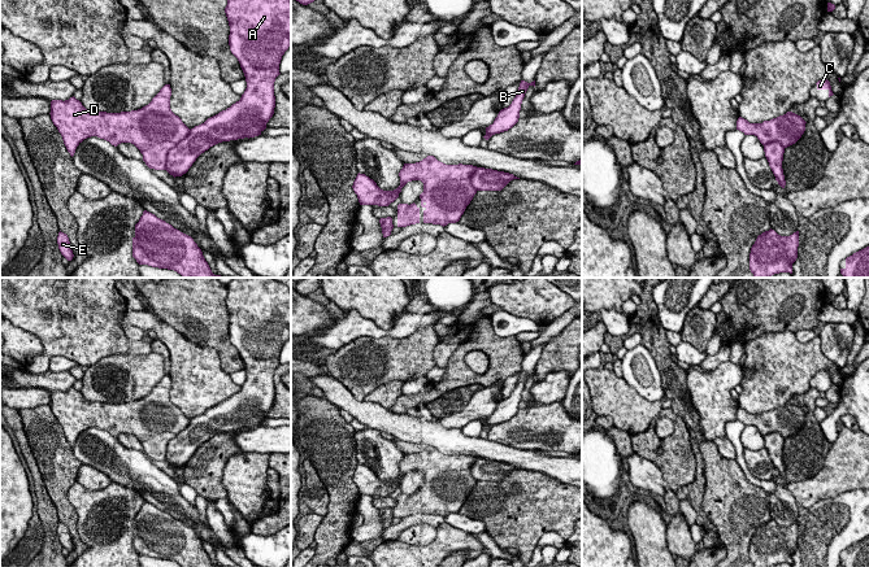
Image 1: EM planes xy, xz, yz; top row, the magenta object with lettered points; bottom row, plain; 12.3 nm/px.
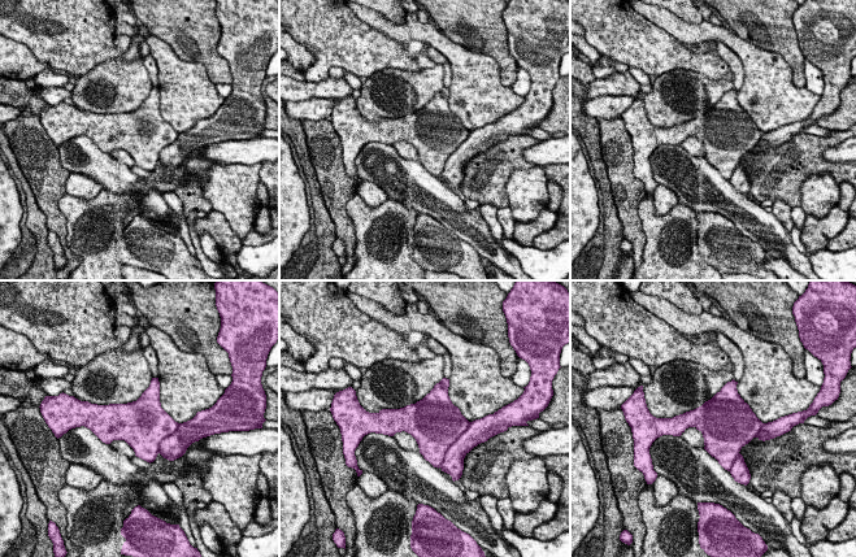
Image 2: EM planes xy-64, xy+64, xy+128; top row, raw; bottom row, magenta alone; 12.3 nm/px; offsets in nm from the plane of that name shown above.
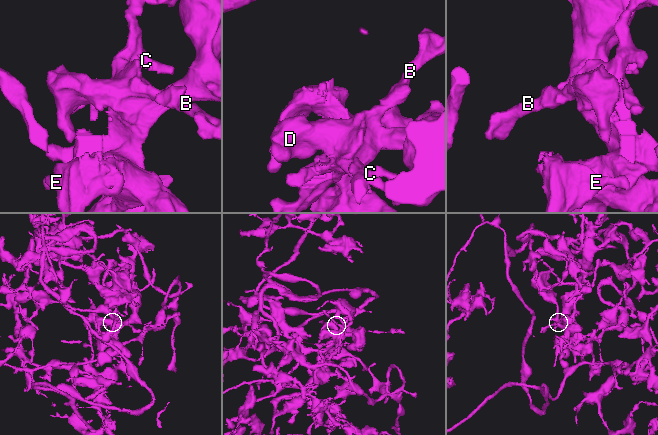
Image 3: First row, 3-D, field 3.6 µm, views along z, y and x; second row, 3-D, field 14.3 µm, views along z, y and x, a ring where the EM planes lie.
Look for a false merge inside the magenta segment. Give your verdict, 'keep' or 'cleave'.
cleave

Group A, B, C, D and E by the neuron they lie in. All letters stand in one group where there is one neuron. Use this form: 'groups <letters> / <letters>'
groups A E / B C D

